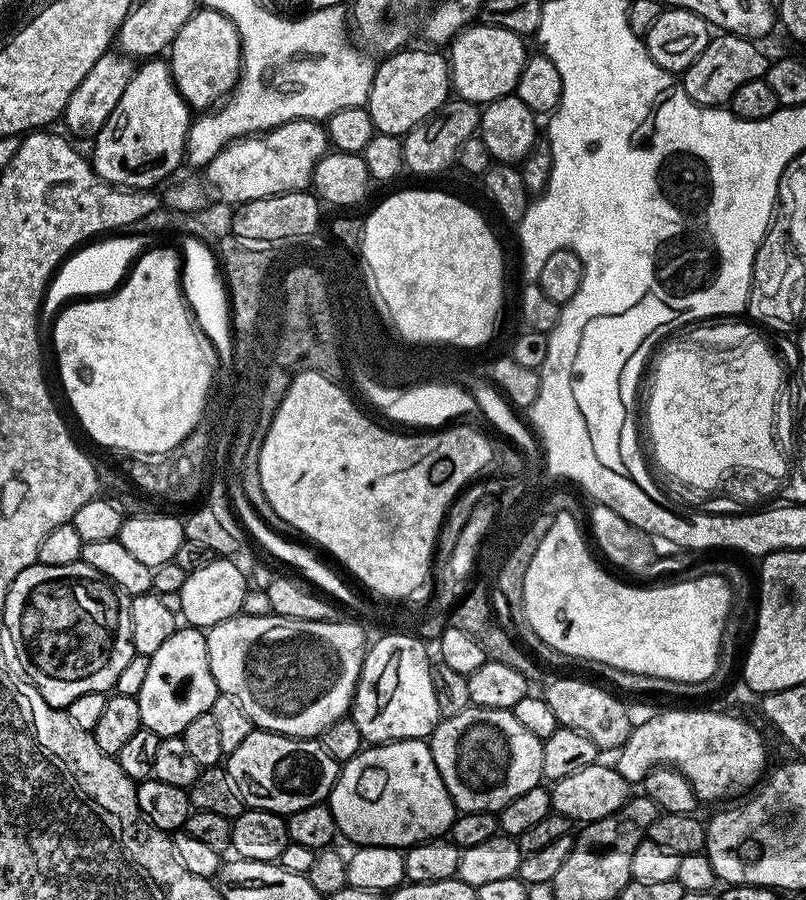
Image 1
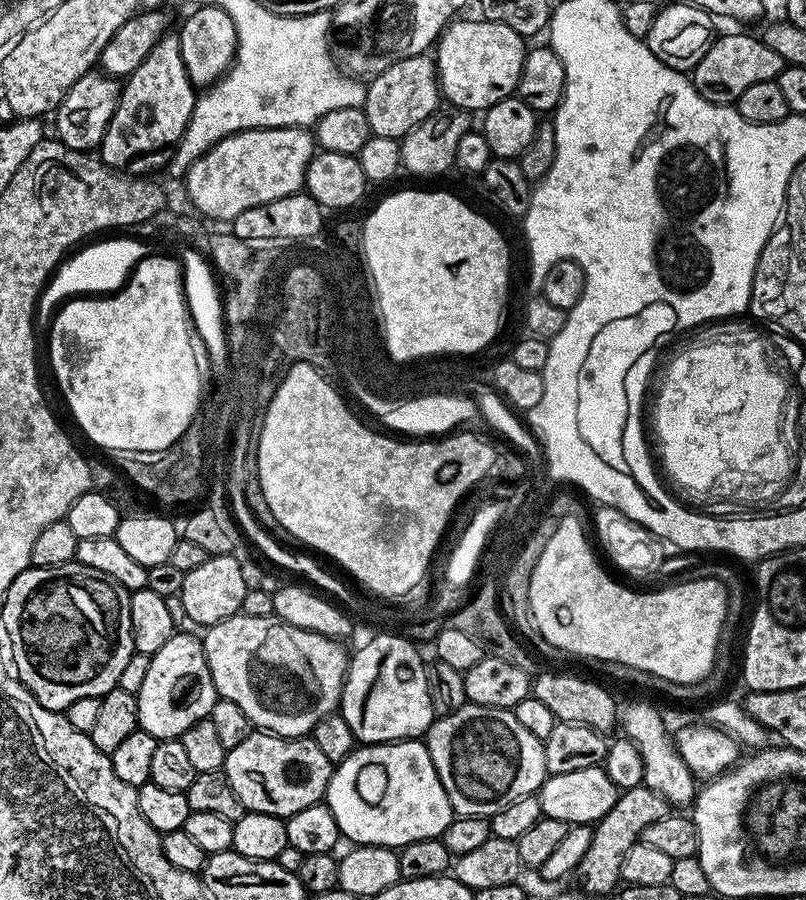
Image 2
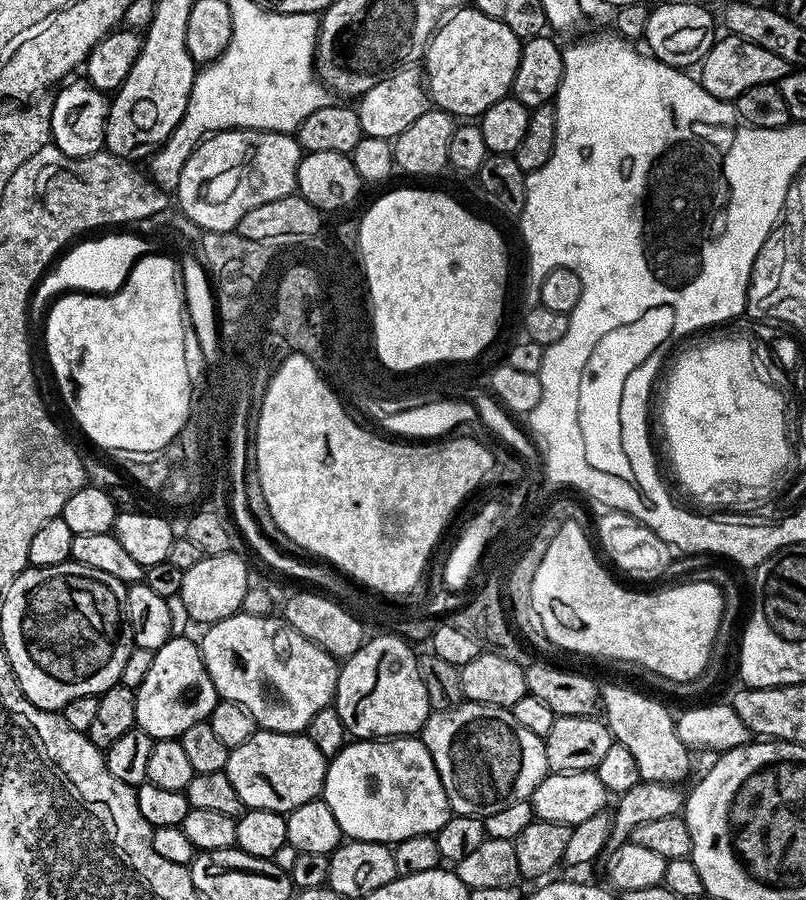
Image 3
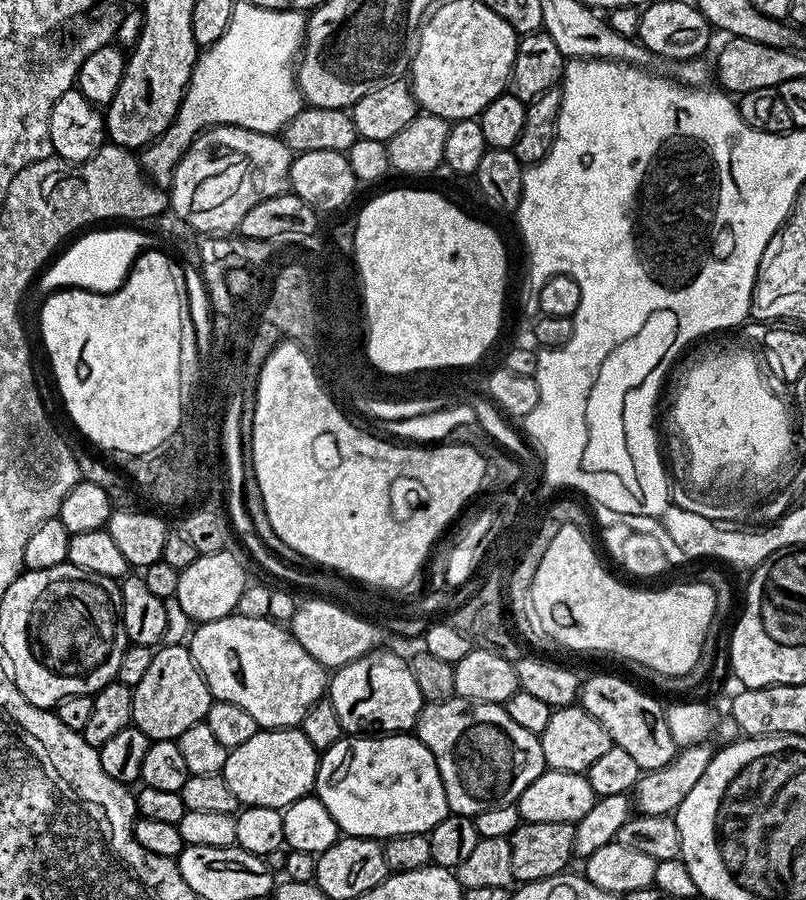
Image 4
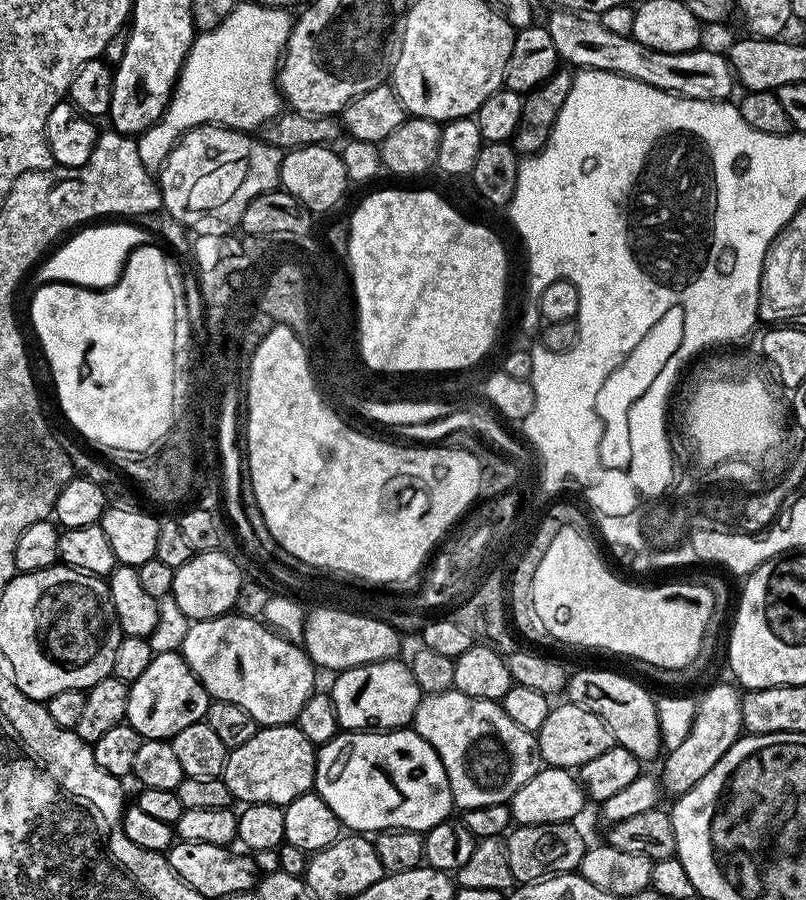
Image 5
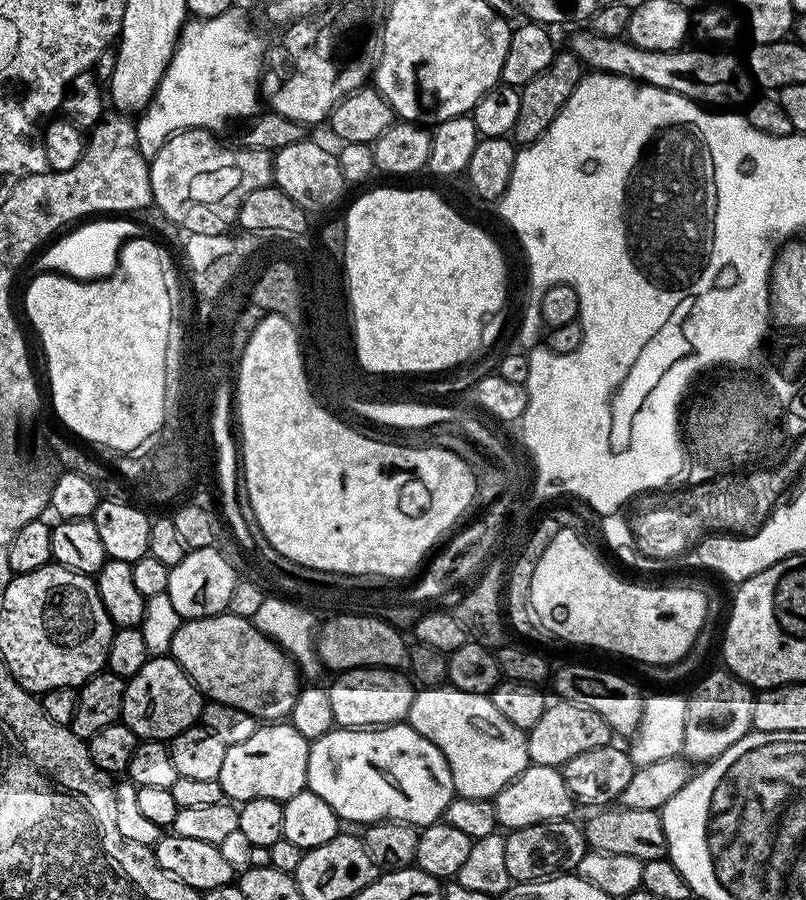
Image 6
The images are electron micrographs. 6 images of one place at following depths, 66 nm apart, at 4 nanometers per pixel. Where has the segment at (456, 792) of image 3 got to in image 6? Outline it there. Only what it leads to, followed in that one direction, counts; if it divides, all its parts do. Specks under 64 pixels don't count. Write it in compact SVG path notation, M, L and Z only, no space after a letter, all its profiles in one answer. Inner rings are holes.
M424 686L413 695L406 723L422 738L426 738L446 758L450 766L450 774L454 782L456 796L492 800L518 774L522 774L529 766L528 737L525 729L514 726L494 706L491 695L466 694L466 690L458 690L451 686Z

